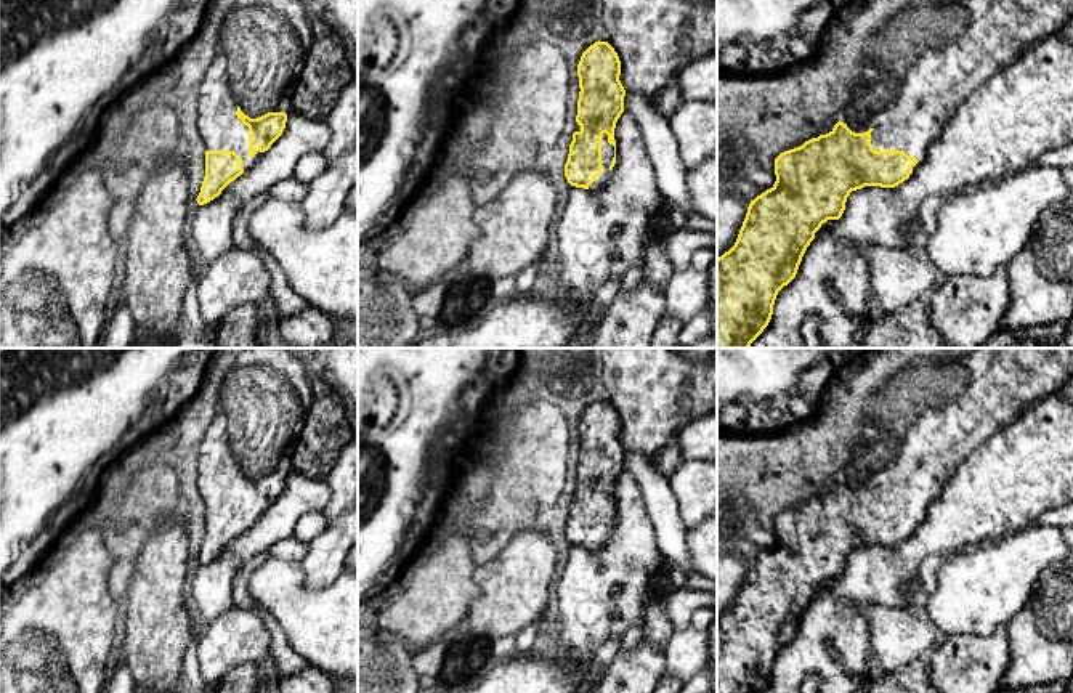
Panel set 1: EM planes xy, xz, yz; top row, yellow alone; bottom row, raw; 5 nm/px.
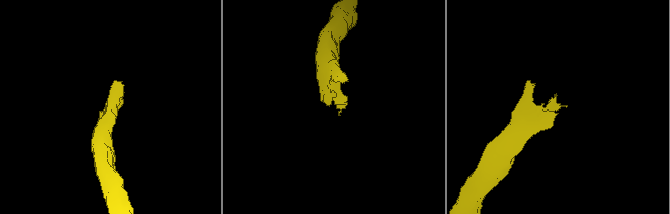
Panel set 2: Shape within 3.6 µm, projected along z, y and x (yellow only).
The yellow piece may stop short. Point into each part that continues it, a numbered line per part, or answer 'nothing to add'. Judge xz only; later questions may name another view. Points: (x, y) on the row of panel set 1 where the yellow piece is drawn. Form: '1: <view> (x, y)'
1: xz (600, 182)

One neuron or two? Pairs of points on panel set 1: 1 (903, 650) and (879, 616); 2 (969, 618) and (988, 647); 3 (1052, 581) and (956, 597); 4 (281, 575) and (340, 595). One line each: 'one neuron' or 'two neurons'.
1: one neuron
2: two neurons
3: two neurons
4: one neuron

